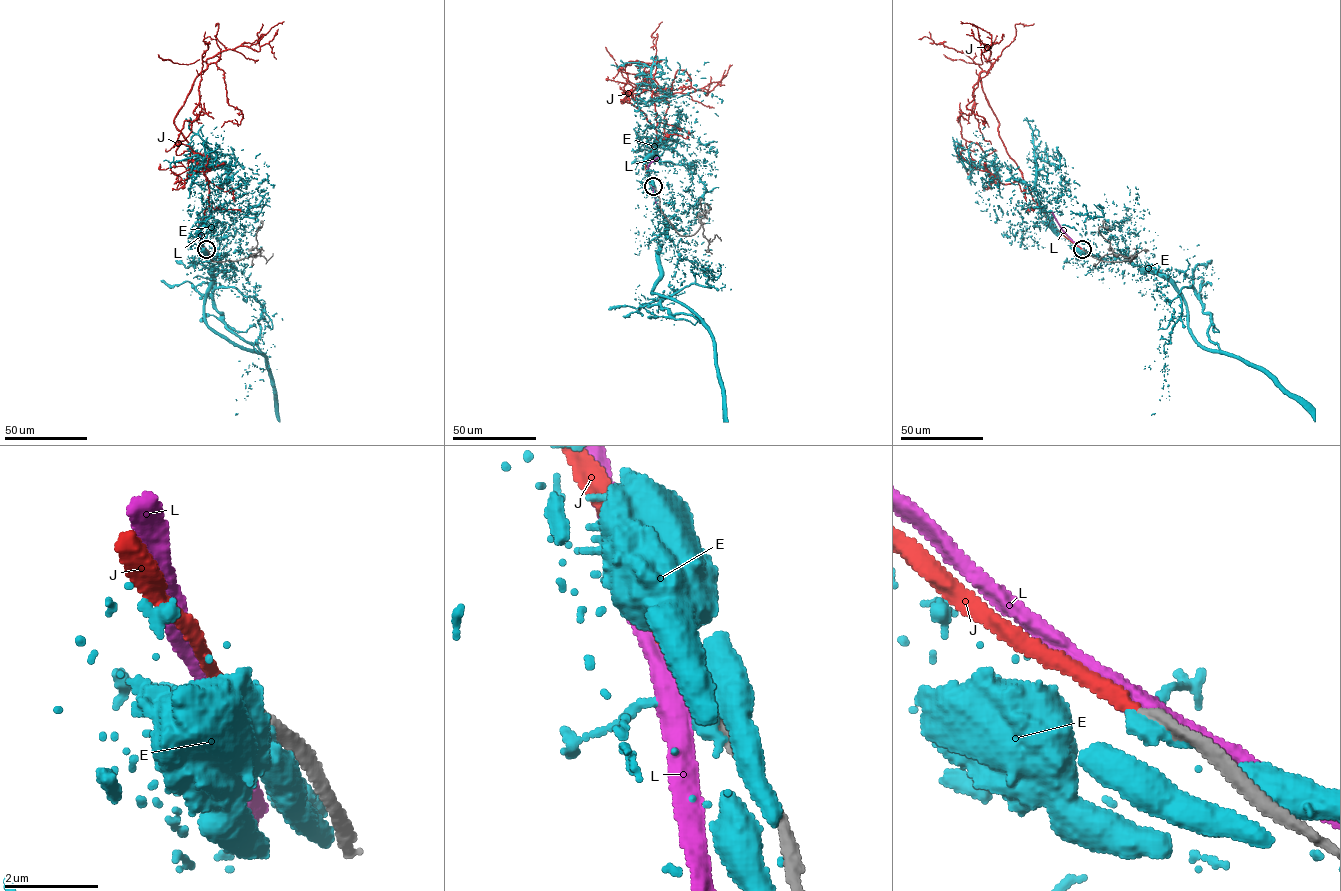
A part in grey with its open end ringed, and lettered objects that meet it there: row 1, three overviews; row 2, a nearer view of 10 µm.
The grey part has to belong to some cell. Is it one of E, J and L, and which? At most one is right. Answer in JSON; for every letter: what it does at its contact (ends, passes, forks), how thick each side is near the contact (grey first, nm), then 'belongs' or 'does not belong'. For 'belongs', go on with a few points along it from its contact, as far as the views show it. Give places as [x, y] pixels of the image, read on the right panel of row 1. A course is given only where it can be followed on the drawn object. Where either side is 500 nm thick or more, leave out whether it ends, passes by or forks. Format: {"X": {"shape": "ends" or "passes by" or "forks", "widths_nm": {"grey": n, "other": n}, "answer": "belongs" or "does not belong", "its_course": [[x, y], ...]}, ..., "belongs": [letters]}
{"E": {"shape": "ends", "widths_nm": {"grey": 320, "other": 480}, "answer": "does not belong"}, "J": {"shape": "ends", "widths_nm": {"grey": 240, "other": 240}, "answer": "belongs", "its_course": [[1082, 249], [1033, 199], [999, 135], [980, 74], [971, 113], [958, 121], [963, 138], [986, 155], [996, 151]]}, "L": {"shape": "passes by", "widths_nm": {"grey": 280, "other": 480}, "answer": "does not belong"}, "belongs": ["J"]}

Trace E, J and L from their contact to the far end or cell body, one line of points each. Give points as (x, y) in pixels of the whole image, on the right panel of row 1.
E: (1082, 249), (1165, 278), (1193, 336), (1220, 350), (1210, 315), (1181, 290), (1169, 396), (1151, 415)
J: (1082, 249), (1033, 199), (999, 135), (980, 74), (971, 113), (958, 121), (963, 138), (986, 155), (996, 151)
L: (1082, 249), (1061, 228), (1051, 210)

